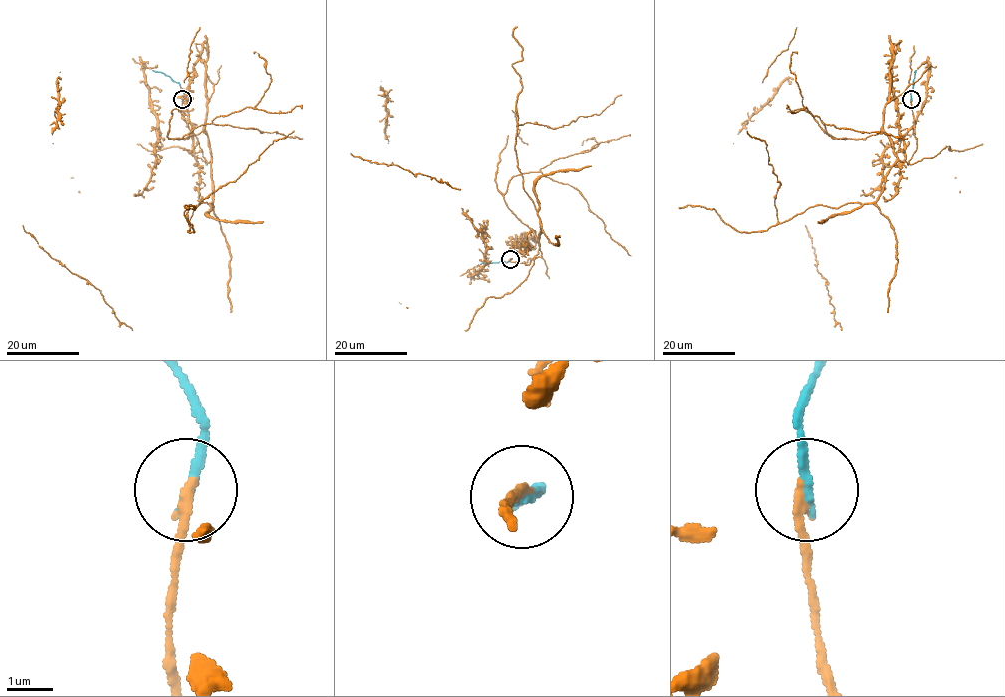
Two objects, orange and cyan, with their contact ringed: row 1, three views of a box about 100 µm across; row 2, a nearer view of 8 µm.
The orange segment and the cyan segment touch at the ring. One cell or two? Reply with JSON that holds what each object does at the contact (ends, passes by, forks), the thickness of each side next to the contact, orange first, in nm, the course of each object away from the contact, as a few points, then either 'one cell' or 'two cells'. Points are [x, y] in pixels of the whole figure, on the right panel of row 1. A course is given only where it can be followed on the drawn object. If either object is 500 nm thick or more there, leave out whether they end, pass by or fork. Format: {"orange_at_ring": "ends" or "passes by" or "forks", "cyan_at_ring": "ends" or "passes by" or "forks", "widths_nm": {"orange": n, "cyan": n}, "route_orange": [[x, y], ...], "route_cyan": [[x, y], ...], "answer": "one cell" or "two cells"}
{"orange_at_ring": "ends", "cyan_at_ring": "ends", "widths_nm": {"orange": 240, "cyan": 240}, "route_orange": [[911, 99], [916, 151], [891, 168], [875, 201], [809, 207], [780, 222], [781, 183], [766, 143], [746, 131]], "route_cyan": [[911, 99], [916, 70]], "answer": "one cell"}

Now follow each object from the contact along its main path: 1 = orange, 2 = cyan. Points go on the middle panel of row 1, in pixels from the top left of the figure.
1: (510, 259), (529, 264), (540, 232), (537, 210), (517, 167), (518, 125), (563, 127), (600, 114), (621, 94)
2: (510, 259), (480, 264)

